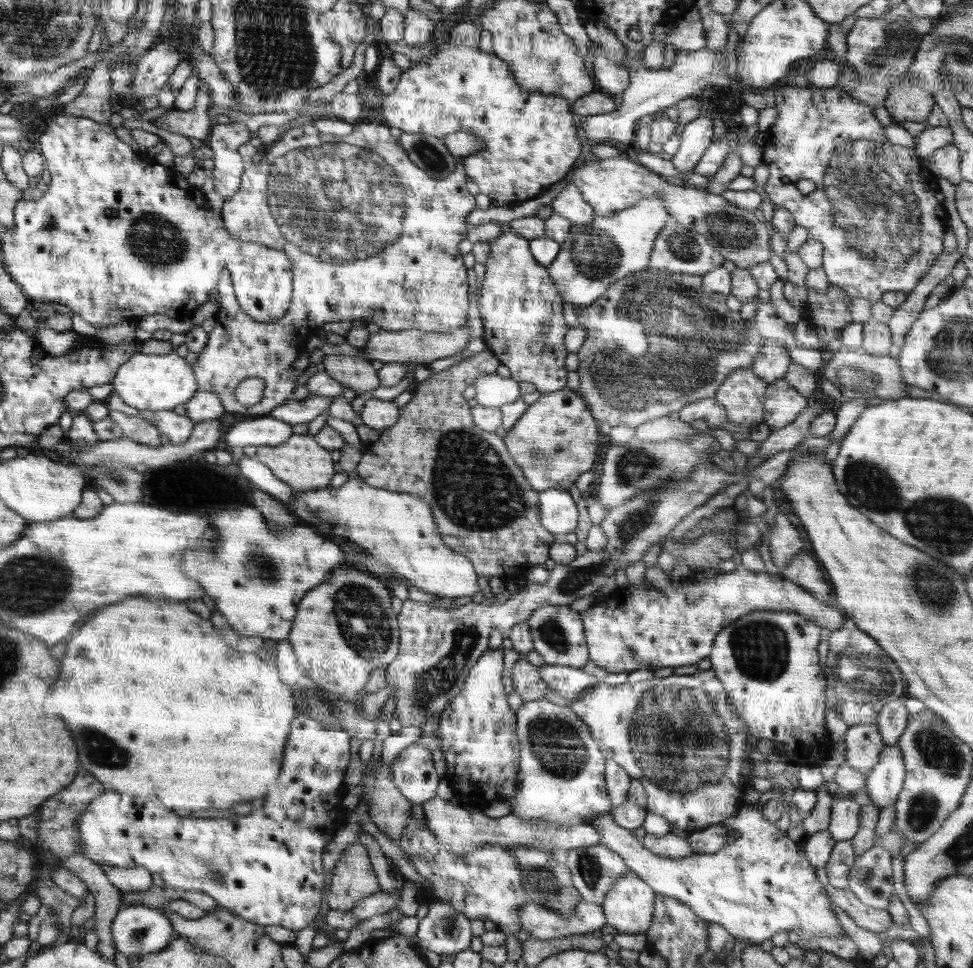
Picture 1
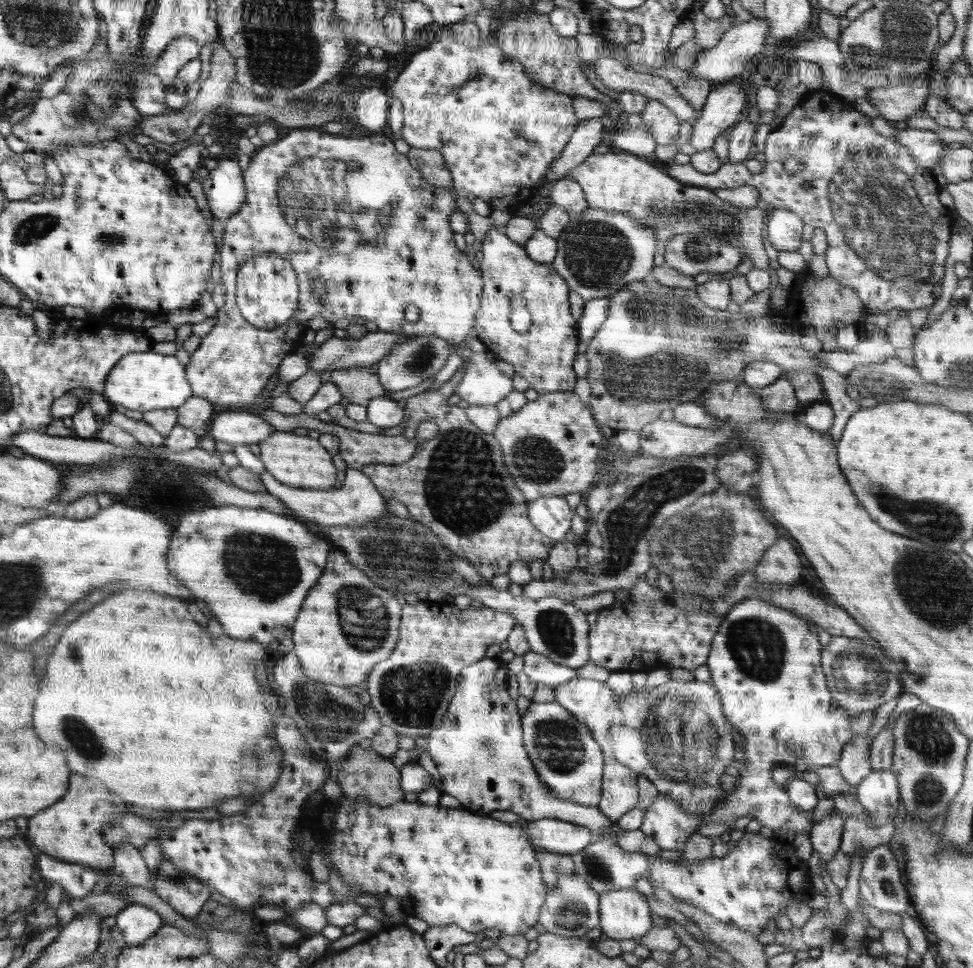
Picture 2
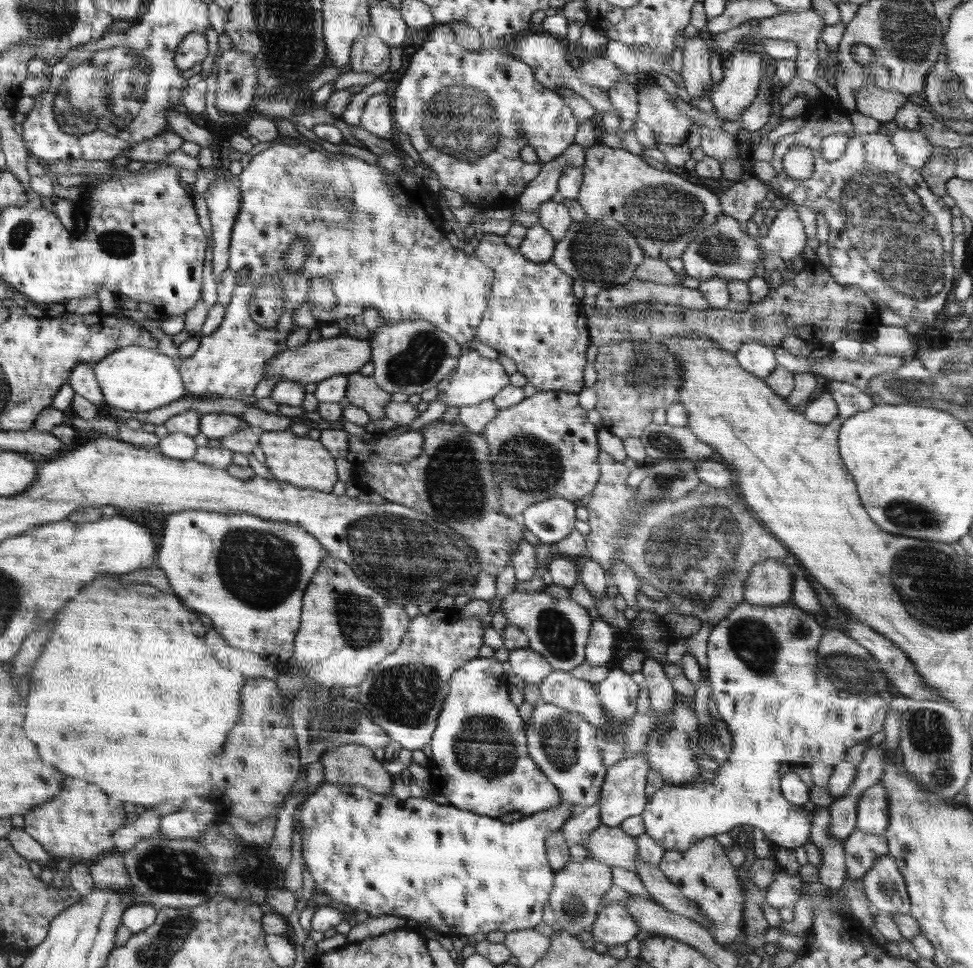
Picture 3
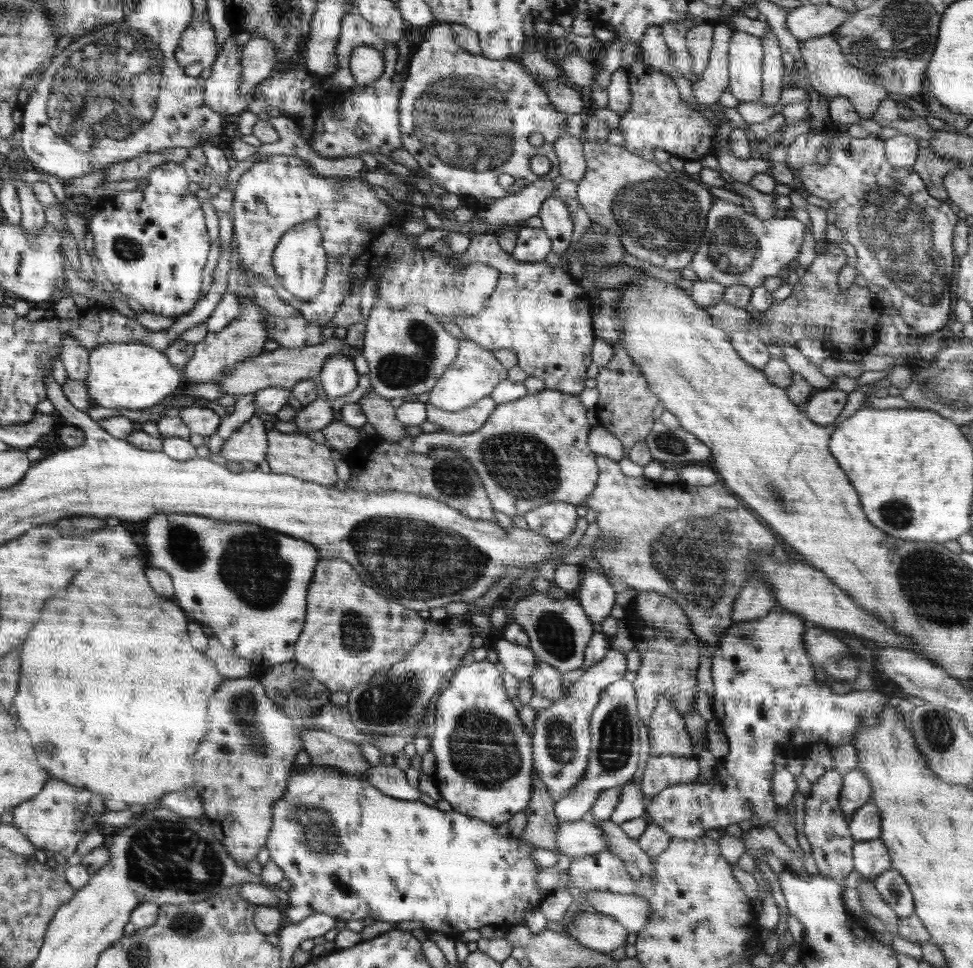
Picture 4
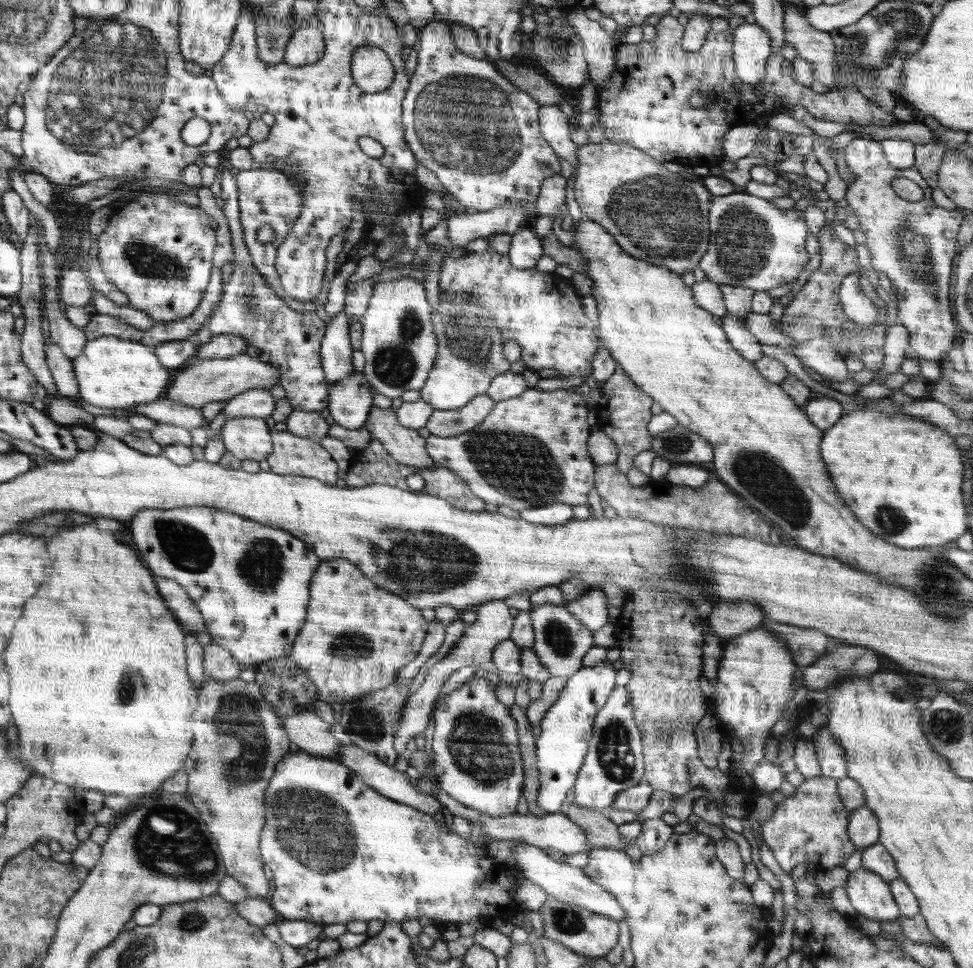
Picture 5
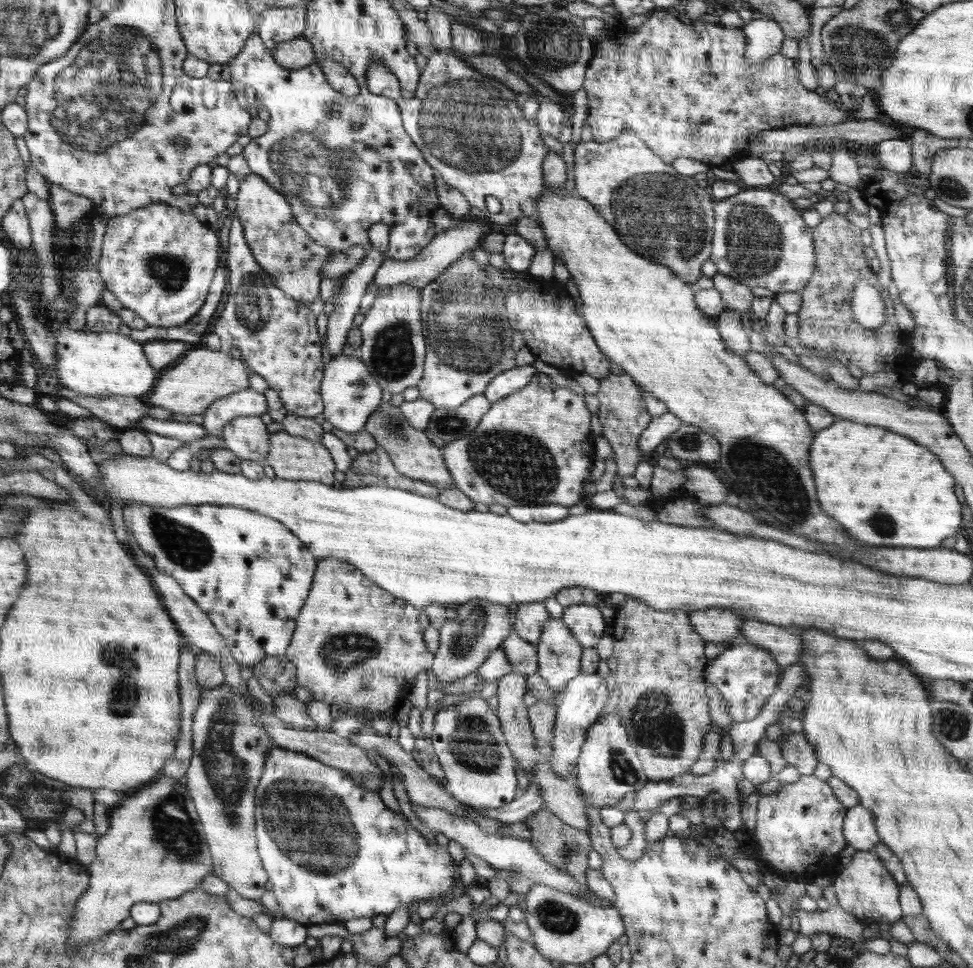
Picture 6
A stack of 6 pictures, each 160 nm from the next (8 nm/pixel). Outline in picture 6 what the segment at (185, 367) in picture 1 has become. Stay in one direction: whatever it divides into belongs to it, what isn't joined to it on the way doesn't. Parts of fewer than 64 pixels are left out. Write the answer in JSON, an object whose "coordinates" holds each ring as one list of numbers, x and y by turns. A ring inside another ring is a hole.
{"coordinates":[[68,324,62,325,56,338,56,360,53,366,62,386,88,396,142,396,148,394,156,382,156,372,148,364,144,344,134,341,131,337,117,332,88,332,73,329]]}

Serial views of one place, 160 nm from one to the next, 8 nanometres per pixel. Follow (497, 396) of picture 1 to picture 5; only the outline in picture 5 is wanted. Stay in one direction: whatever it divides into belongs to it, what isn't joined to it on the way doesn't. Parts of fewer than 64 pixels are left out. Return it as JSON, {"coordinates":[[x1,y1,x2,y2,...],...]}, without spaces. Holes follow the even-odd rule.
{"coordinates":[[440,291,439,303,434,307,433,331,438,332,438,368,434,368,434,376,430,376,430,384,422,387,421,399,433,405,436,410,452,410,464,407,478,395,484,395,492,379,510,370,510,362,502,354,503,334,491,319,491,312,481,300,465,292]]}

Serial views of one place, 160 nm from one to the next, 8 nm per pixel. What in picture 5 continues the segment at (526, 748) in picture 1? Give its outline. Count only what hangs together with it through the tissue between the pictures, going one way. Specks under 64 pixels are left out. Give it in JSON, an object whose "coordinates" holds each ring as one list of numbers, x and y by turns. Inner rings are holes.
{"coordinates":[[606,660,598,666,582,667,569,676,560,698,548,708,537,739,537,768,540,770,541,788,537,794,537,806,544,812,555,813,570,790,572,790,584,763,592,728,600,708,608,701,616,688,616,673,619,665]]}

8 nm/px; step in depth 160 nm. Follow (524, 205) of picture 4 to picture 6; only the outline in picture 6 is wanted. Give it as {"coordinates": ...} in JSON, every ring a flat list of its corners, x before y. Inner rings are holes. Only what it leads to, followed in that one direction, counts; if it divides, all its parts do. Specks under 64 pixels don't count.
{"coordinates":[[472,218,462,219,462,223,458,224,458,227,438,233,438,236,434,237,434,240,430,241,430,245,422,249,422,252,416,258,407,261,386,259,382,263,381,268,378,268,377,275,373,277,377,296,380,295,382,289,402,283,414,286,420,290,424,289,430,285,430,282,438,279,438,276,442,276,442,272,458,257,477,249,481,239,491,232,490,226,484,224,484,222,474,222]]}

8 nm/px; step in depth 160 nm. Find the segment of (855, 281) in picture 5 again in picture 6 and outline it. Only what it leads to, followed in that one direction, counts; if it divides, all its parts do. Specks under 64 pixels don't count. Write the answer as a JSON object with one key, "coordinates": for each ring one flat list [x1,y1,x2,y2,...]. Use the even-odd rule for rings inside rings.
{"coordinates":[[862,281,852,289,851,307,858,324,866,328,878,328,884,321,885,304,875,287]]}

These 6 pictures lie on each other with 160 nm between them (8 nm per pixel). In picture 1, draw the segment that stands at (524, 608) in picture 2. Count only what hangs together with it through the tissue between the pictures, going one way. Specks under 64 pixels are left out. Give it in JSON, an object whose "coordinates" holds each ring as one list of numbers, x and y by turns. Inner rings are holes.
{"coordinates":[[360,477,349,478,340,488,294,492,290,508,324,534,348,536,372,556,390,565,416,588,428,594,458,598,480,592,473,562,450,550,441,539,430,507,417,496,368,486],[546,605,537,608,527,619,536,650,546,663,582,669,589,660,589,650,585,639,581,614,569,605]]}

